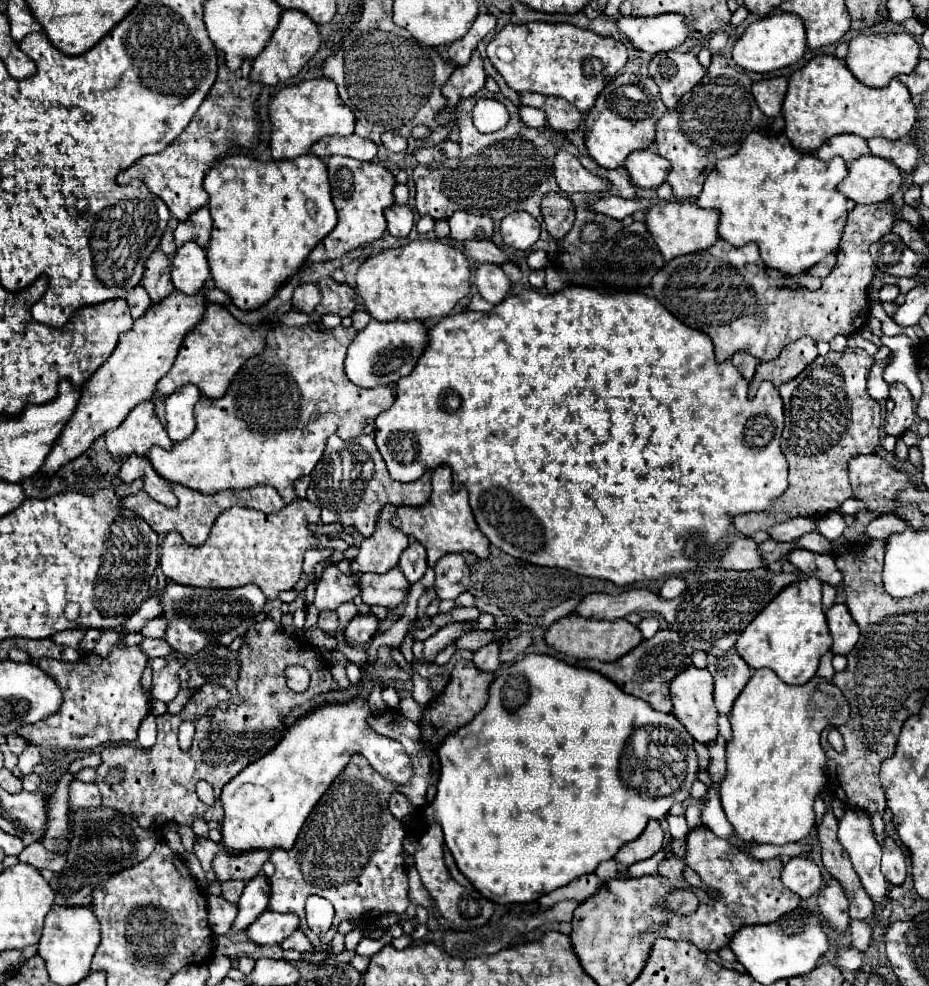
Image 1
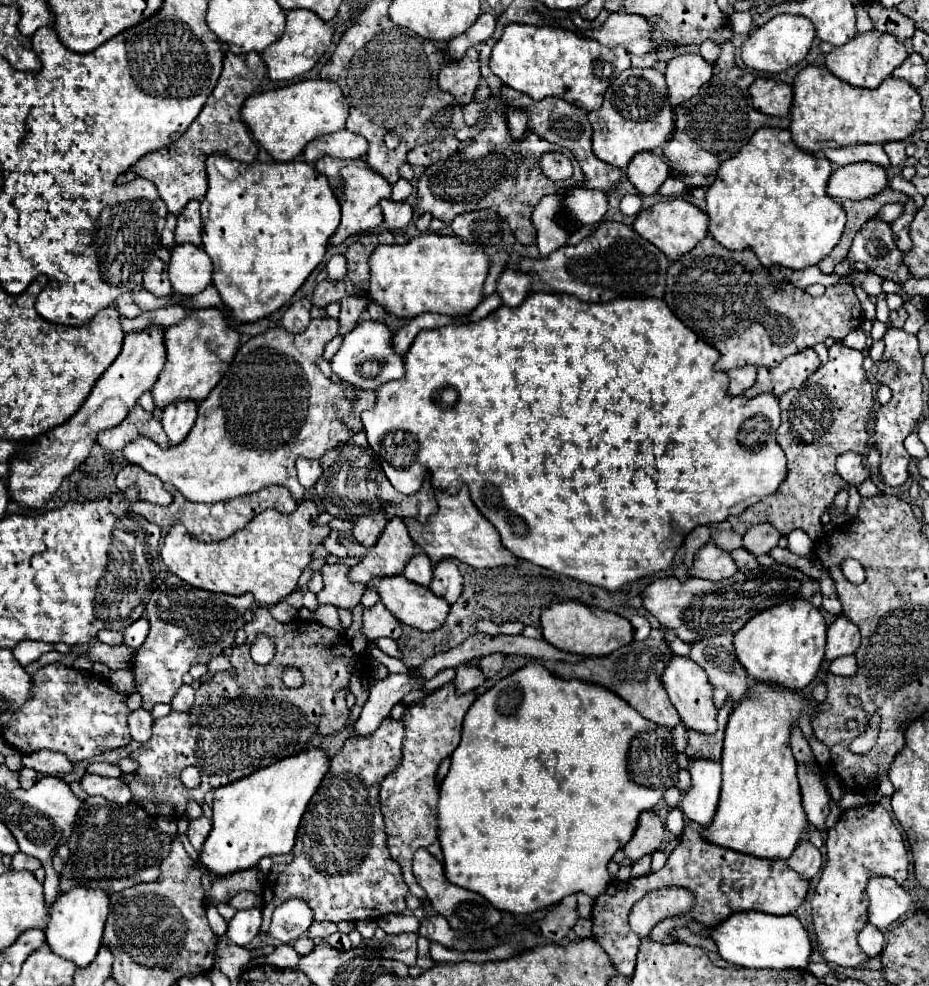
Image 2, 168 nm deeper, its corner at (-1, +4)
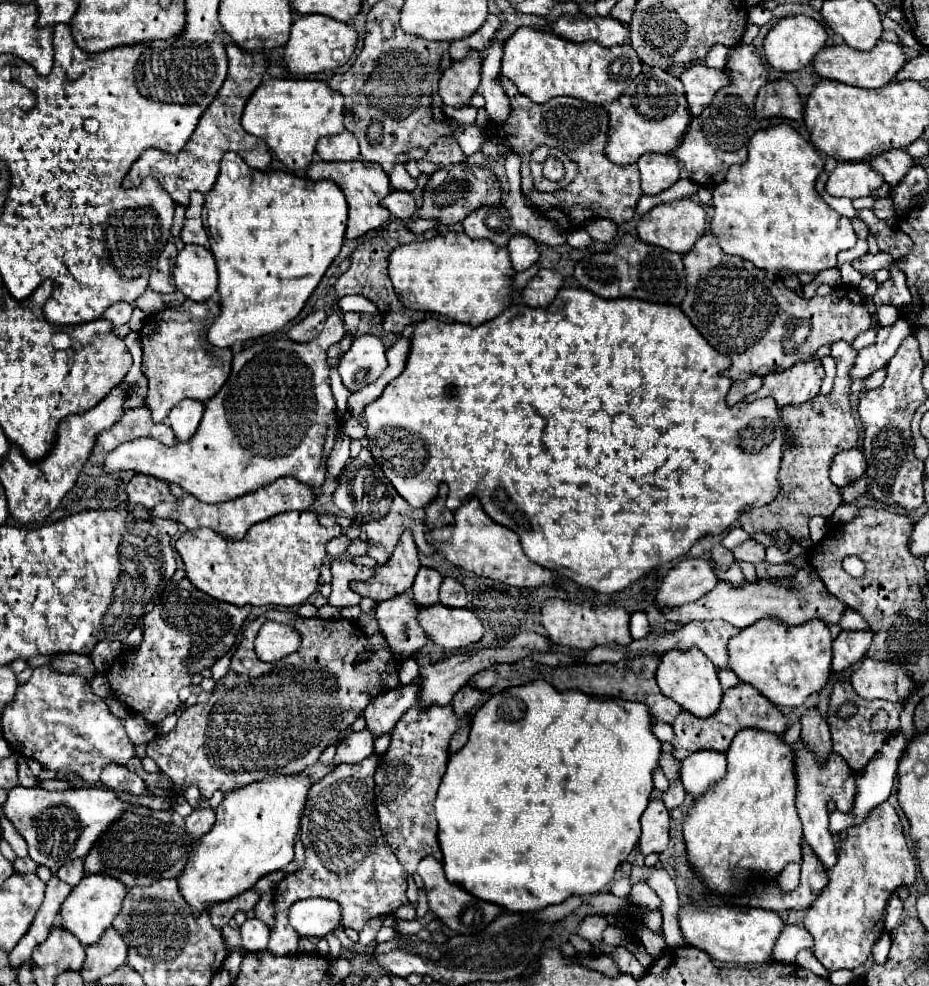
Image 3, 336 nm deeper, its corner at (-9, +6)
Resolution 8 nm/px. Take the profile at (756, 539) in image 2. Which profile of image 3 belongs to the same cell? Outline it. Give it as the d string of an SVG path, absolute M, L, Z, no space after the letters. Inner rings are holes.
M748 538L748 540L742 542L740 546L736 546L732 552L734 552L734 558L736 558L736 560L744 560L744 562L758 564L758 562L764 560L766 546L760 544L758 540L754 540L754 538Z

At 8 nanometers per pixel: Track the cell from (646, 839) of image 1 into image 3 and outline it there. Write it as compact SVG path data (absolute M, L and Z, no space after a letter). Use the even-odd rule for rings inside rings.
M650 800L648 808L642 814L642 836L638 848L642 856L652 852L660 854L668 848L670 842L670 814L662 800Z

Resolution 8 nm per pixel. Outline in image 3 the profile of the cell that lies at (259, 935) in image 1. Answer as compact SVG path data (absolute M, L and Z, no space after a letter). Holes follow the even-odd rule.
M326 898L298 900L290 906L288 922L304 938L324 938L340 926L340 908Z

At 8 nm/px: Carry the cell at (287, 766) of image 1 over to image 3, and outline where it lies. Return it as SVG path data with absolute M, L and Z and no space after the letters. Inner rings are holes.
M290 774L270 776L224 794L222 804L216 808L214 828L198 840L196 852L178 878L180 892L194 908L194 914L202 912L204 906L242 894L264 874L282 870L294 860L294 842L310 786L310 776Z

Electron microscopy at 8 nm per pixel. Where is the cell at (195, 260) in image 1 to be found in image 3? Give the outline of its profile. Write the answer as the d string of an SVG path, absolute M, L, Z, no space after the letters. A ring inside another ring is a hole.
M194 244L184 246L178 252L172 276L176 288L186 298L196 302L212 298L218 286L218 272L212 252Z

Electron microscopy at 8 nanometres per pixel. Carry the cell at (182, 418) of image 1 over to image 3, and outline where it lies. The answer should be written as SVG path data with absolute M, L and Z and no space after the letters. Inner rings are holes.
M182 400L168 414L168 424L172 426L178 440L190 440L200 424L204 404L198 400Z

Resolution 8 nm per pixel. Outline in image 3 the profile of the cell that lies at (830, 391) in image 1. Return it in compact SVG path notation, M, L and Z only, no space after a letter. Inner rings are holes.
M848 342L832 344L830 354L838 364L838 374L830 394L818 394L814 400L802 406L782 408L784 422L784 458L780 468L782 492L768 504L744 512L738 522L748 534L764 532L774 534L776 530L786 530L792 540L808 540L808 520L812 516L832 516L842 502L840 488L830 480L832 458L842 452L860 446L860 422L856 420L850 406L850 370L856 362L856 350Z

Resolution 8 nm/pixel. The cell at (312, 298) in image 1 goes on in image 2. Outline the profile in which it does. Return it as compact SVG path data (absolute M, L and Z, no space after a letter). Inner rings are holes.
M302 298L300 302L292 304L286 312L284 312L284 318L282 318L282 326L292 332L292 334L300 334L302 330L308 328L310 324L310 308L312 308L312 302L308 298Z

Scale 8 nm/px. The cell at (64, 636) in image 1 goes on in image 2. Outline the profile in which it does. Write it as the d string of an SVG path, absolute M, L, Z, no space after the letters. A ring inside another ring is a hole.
M20 642L20 644L12 650L12 654L14 654L14 658L16 658L22 666L26 666L26 664L38 660L42 654L46 654L46 652L50 652L50 650L54 650L54 644L44 644L44 642Z

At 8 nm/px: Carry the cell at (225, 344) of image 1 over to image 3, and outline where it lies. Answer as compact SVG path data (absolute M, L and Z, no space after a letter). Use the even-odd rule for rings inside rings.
M186 300L178 308L166 308L144 320L144 326L140 330L140 342L144 352L142 372L148 378L146 406L152 410L154 422L162 422L168 412L184 398L200 402L210 400L210 396L214 396L218 388L222 388L224 380L230 376L232 350L216 348L206 340L206 332L210 324L218 318L218 314L220 304L212 300Z

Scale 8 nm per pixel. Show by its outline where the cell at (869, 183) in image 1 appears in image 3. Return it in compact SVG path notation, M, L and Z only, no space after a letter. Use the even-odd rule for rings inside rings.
M840 162L828 176L826 192L830 196L862 198L878 190L882 182L880 172L870 168L868 162Z

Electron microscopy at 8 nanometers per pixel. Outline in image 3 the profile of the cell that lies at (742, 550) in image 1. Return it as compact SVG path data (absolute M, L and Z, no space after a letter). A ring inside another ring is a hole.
M686 558L670 568L662 586L656 590L658 606L682 606L710 592L720 582L712 564L710 558Z

